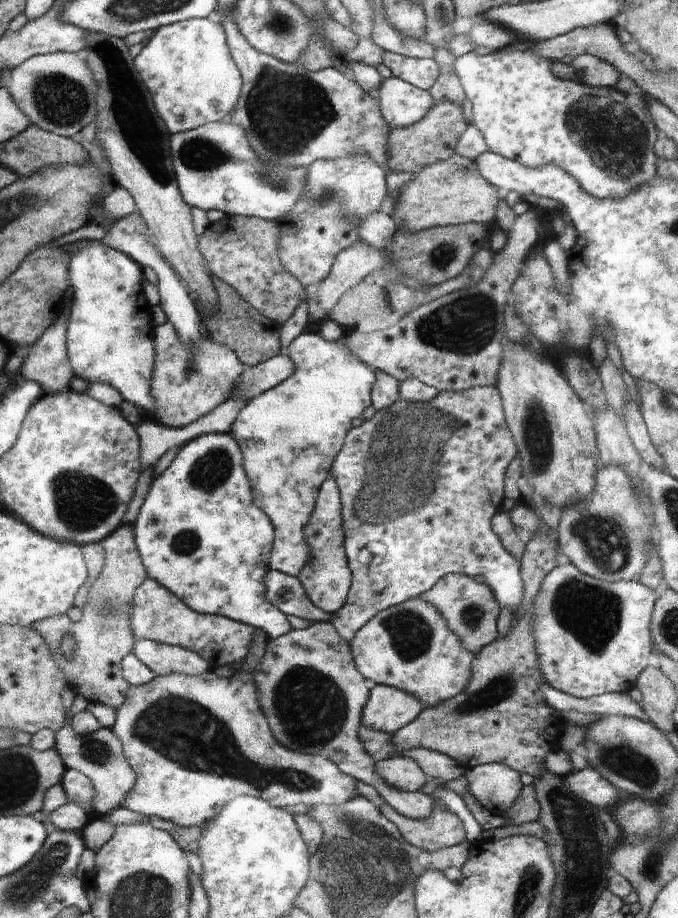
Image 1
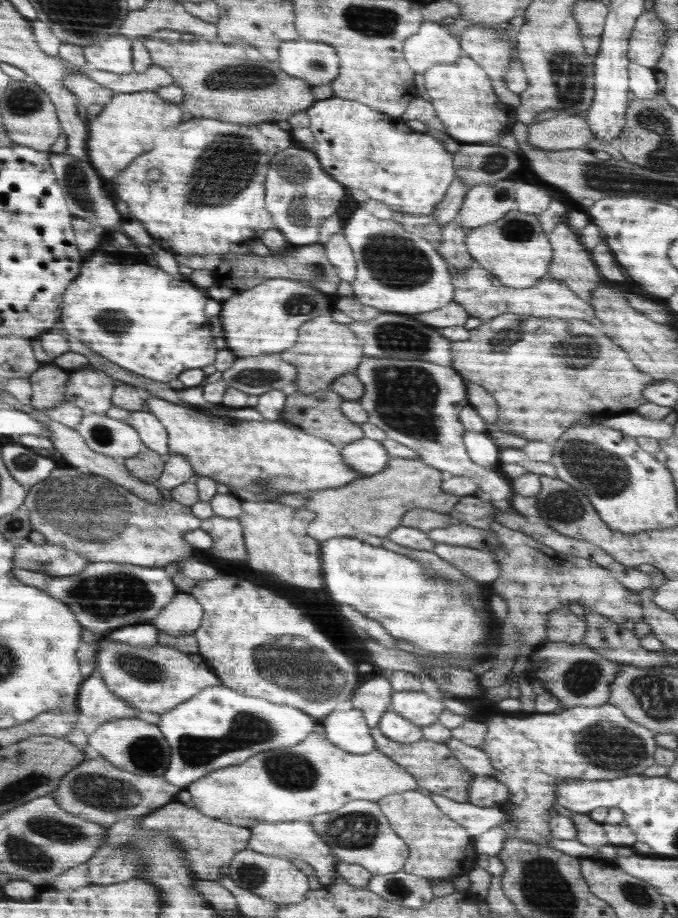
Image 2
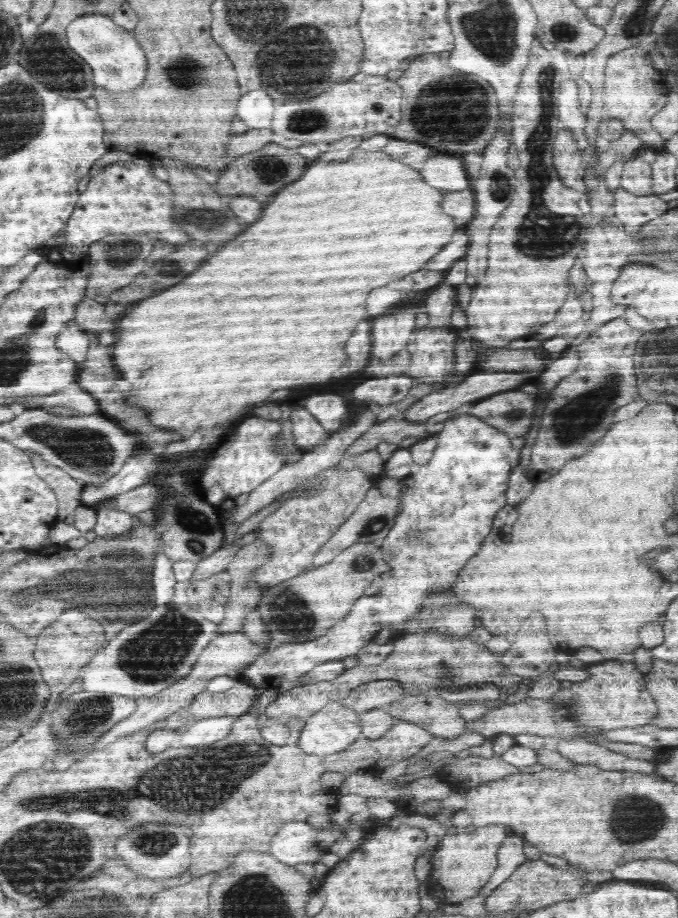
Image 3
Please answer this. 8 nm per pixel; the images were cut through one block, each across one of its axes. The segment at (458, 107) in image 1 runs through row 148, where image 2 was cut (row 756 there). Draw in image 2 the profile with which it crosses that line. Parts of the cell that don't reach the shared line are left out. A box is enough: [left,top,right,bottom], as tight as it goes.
[370,727,473,803]

